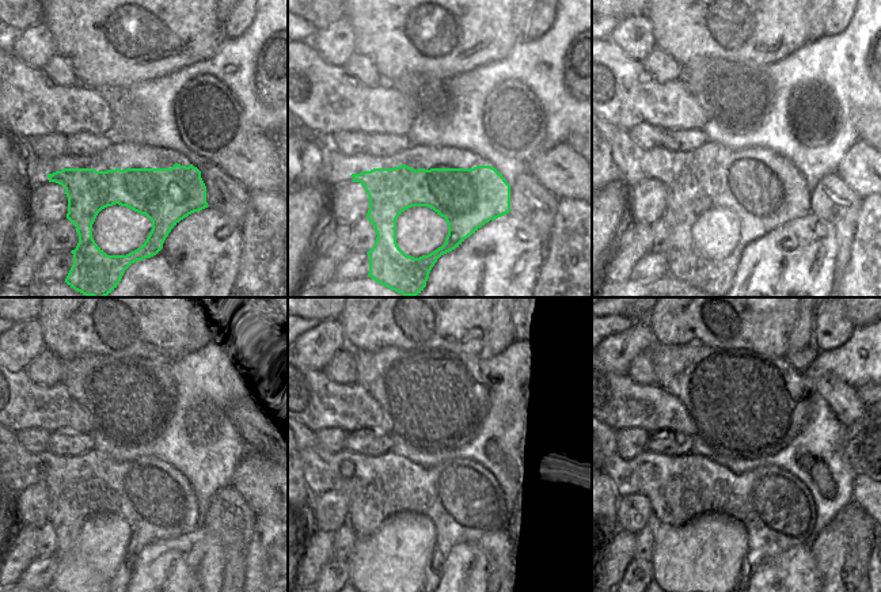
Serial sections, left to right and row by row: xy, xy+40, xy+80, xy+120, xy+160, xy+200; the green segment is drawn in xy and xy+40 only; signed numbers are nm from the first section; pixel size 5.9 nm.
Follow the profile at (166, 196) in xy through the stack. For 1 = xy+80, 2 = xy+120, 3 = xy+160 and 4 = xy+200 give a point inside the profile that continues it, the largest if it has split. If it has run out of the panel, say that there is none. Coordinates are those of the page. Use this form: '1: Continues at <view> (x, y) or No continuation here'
1: Continues at xy+80 (764, 197)
2: Continues at xy+120 (158, 504)
3: Continues at xy+160 (466, 505)
4: Continues at xy+200 (777, 509)

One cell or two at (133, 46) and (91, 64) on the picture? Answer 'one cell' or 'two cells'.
one cell

